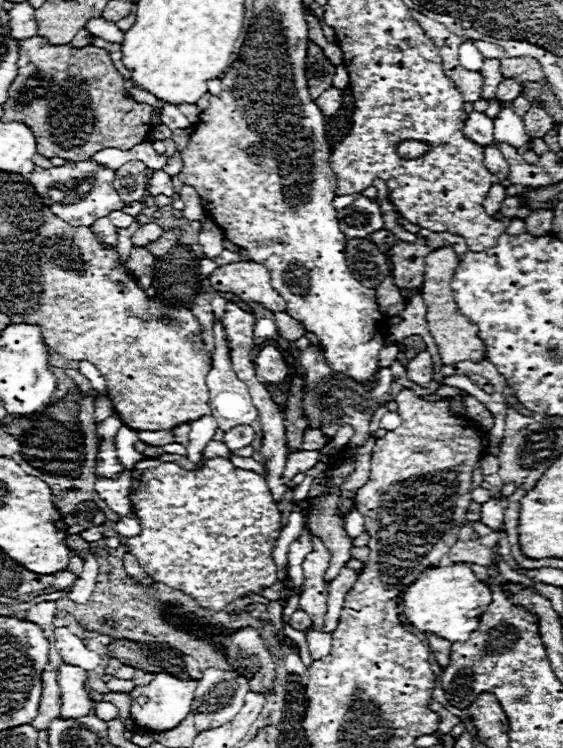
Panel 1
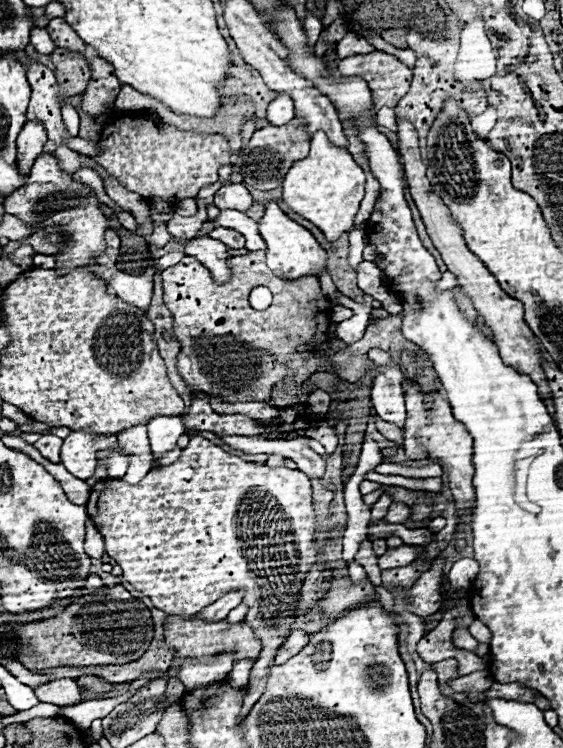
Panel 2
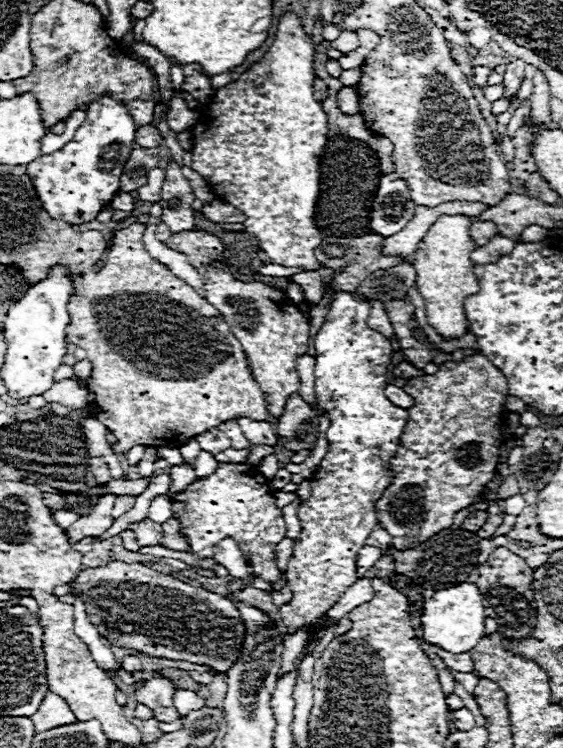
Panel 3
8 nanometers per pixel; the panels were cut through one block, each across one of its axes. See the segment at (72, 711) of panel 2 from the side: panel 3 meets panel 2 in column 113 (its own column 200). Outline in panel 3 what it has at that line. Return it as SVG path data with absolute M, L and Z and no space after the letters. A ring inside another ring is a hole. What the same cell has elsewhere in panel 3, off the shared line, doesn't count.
M176 690L174 692L174 706L180 712L180 716L186 716L192 710L202 710L206 704L204 704L204 698L200 698L196 692Z

